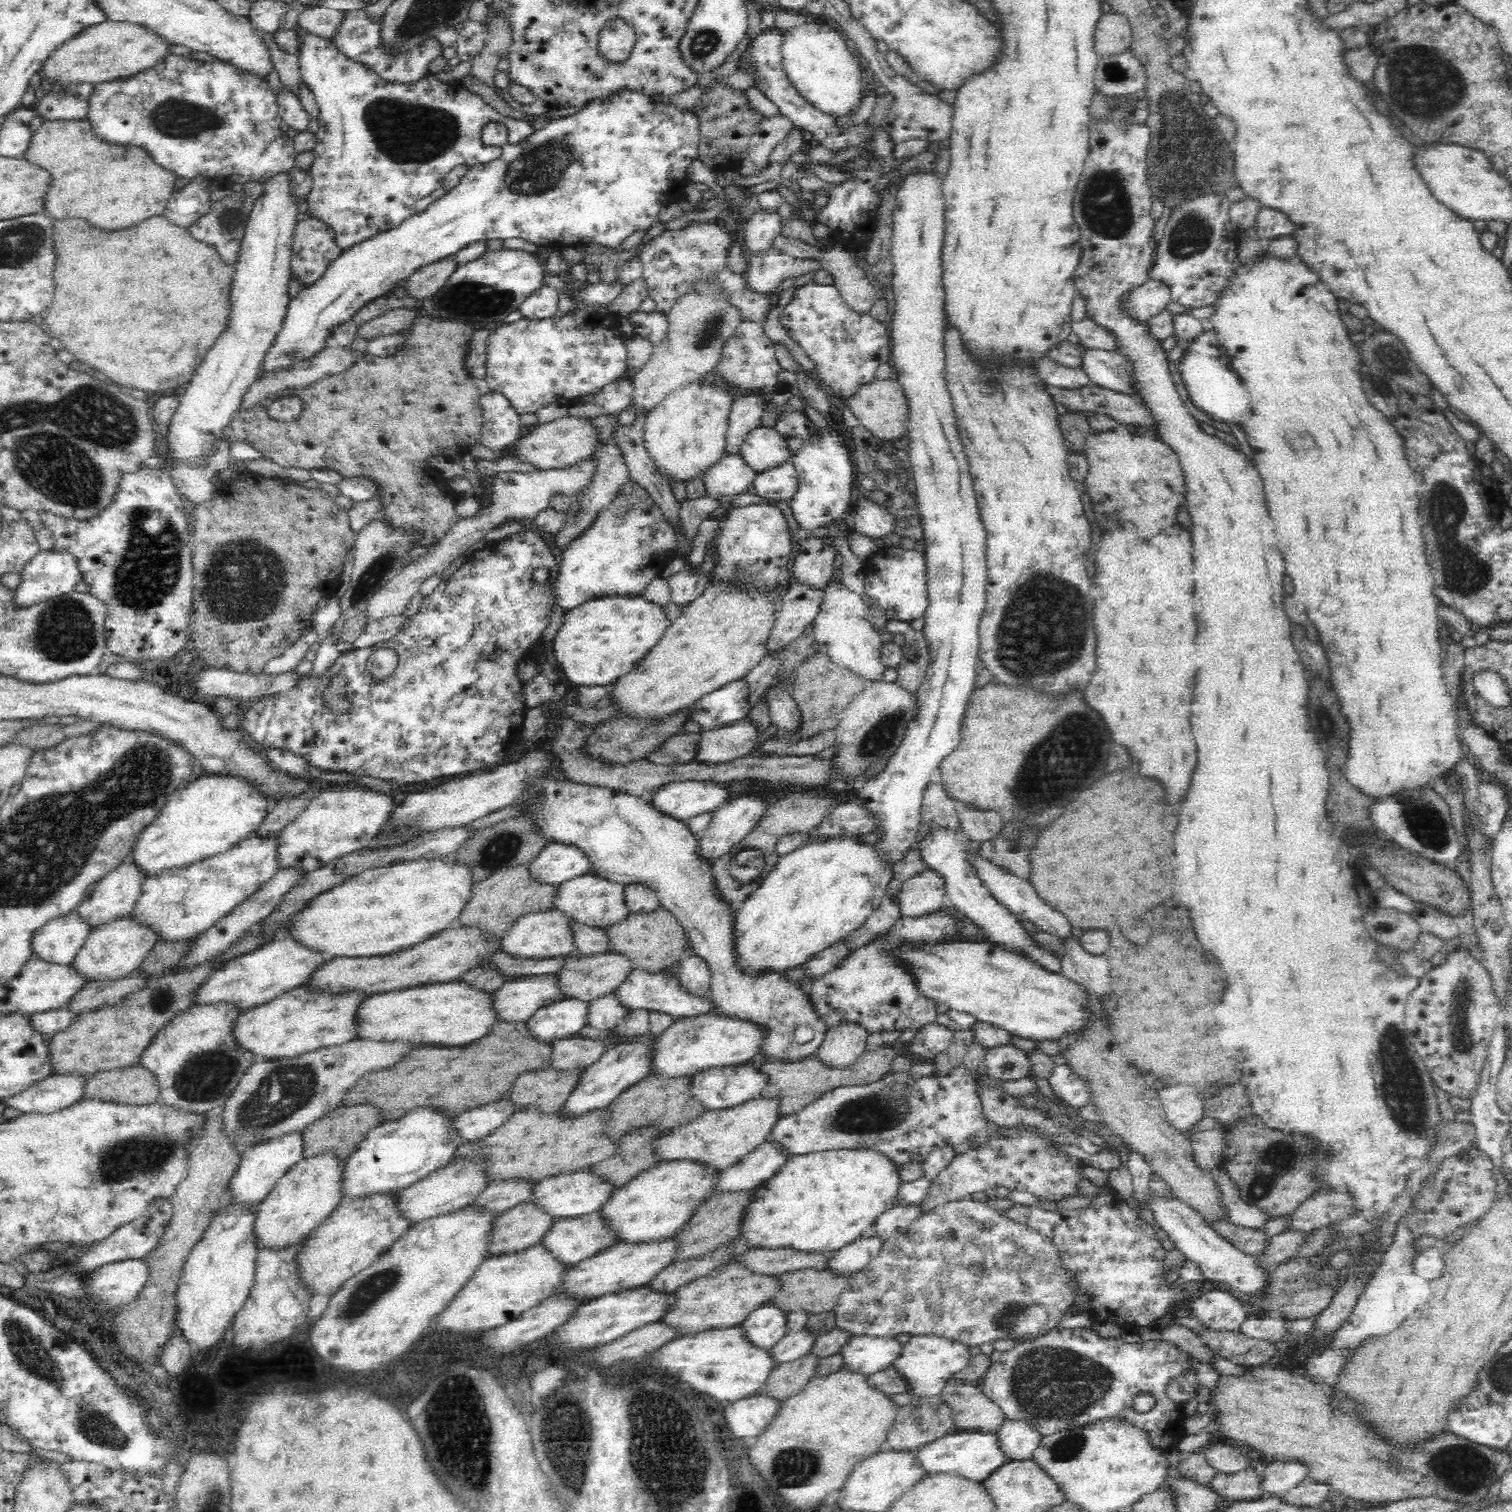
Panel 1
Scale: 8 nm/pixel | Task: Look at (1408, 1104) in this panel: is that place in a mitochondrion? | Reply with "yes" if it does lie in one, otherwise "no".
yes

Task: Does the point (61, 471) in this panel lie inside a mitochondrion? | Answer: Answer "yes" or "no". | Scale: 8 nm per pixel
yes

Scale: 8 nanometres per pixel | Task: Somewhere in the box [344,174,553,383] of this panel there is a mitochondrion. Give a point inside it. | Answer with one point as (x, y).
(468, 299)

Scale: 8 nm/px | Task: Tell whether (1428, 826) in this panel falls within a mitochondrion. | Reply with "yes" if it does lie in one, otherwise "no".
yes

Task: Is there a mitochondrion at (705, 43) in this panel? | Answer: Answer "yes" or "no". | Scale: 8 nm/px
yes

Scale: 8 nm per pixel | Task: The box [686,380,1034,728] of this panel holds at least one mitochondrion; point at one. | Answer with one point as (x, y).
(744, 570)

